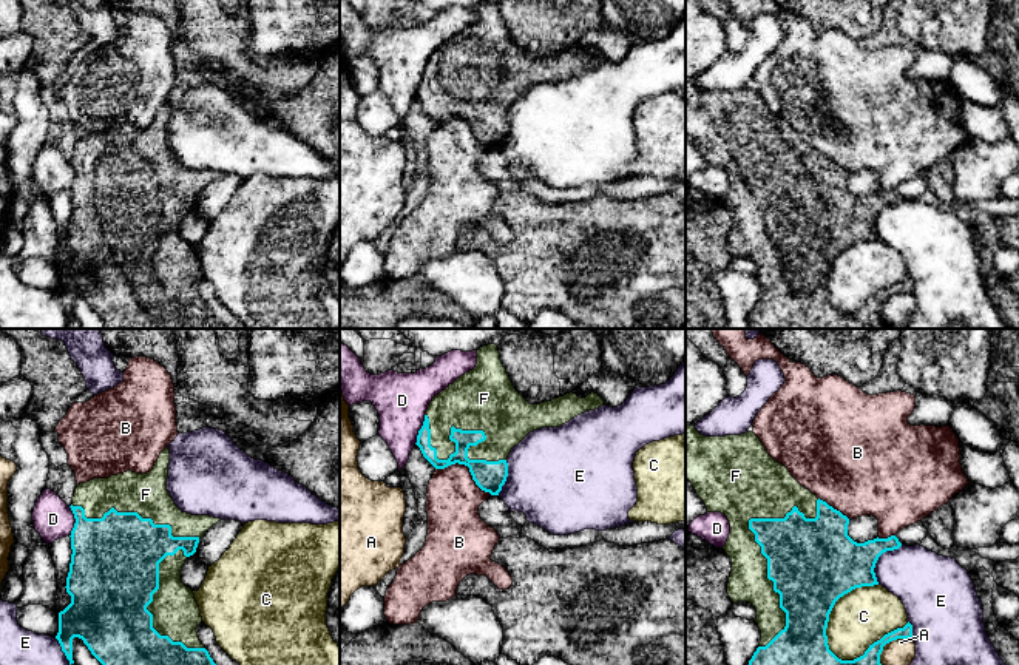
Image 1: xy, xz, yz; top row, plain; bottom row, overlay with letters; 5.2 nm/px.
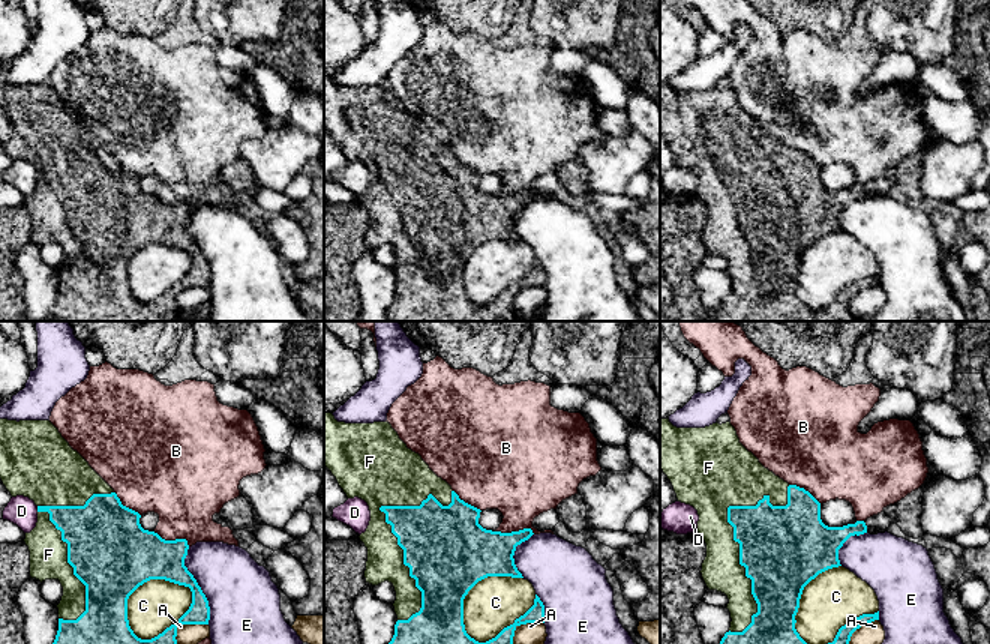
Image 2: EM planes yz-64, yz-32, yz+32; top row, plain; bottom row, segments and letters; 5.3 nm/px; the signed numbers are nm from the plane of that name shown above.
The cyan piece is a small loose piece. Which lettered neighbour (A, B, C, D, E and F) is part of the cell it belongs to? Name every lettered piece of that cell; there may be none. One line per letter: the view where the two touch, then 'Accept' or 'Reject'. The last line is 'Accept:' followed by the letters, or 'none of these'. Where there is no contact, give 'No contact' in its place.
A: Touches cyan in yz. Reject
B: Touches cyan in xz. Reject
C: Touches cyan in yz. Reject
D: Touches cyan in xy. Reject
E: Touches cyan in yz. Reject
F: Touches cyan in yz. Accept
Accept: F

